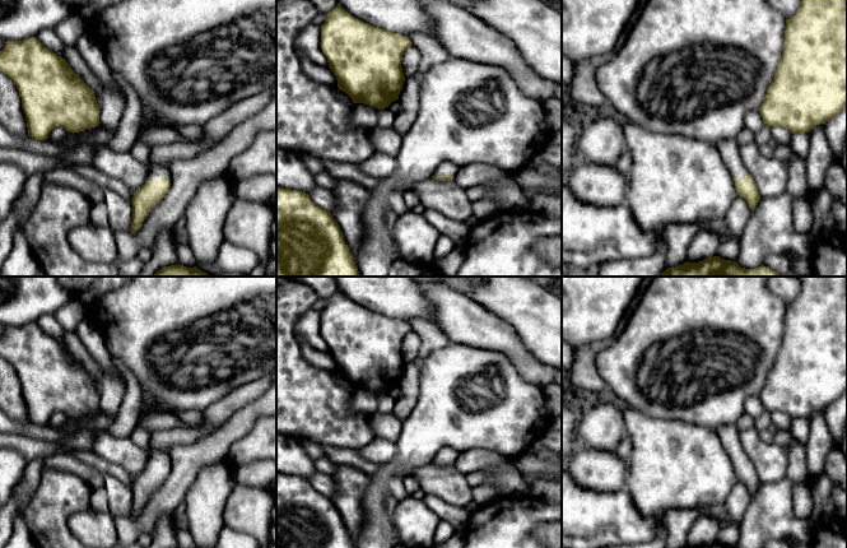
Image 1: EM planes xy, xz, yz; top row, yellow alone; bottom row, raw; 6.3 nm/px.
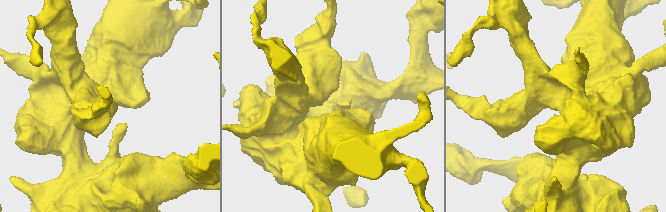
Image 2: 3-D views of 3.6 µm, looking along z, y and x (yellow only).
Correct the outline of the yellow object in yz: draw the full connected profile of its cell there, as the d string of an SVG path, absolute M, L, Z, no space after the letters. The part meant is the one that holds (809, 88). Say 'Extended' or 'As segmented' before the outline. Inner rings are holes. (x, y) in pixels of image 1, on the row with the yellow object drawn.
As segmented. M801 0L797 13L786 19L783 54L764 102L758 108L769 129L781 126L792 134L809 133L847 107L847 0Z

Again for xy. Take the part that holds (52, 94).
As segmented. M37 37L5 42L5 48L0 51L0 71L14 82L19 92L29 138L46 140L55 126L80 133L101 124L94 92L65 59L46 48Z

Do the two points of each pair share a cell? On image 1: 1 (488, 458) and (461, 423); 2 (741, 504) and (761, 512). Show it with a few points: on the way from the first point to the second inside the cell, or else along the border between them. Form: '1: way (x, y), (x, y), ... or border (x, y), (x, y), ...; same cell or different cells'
1: border (460, 451), (489, 449), (507, 458); different cells
2: border (752, 497), (739, 534); different cells

